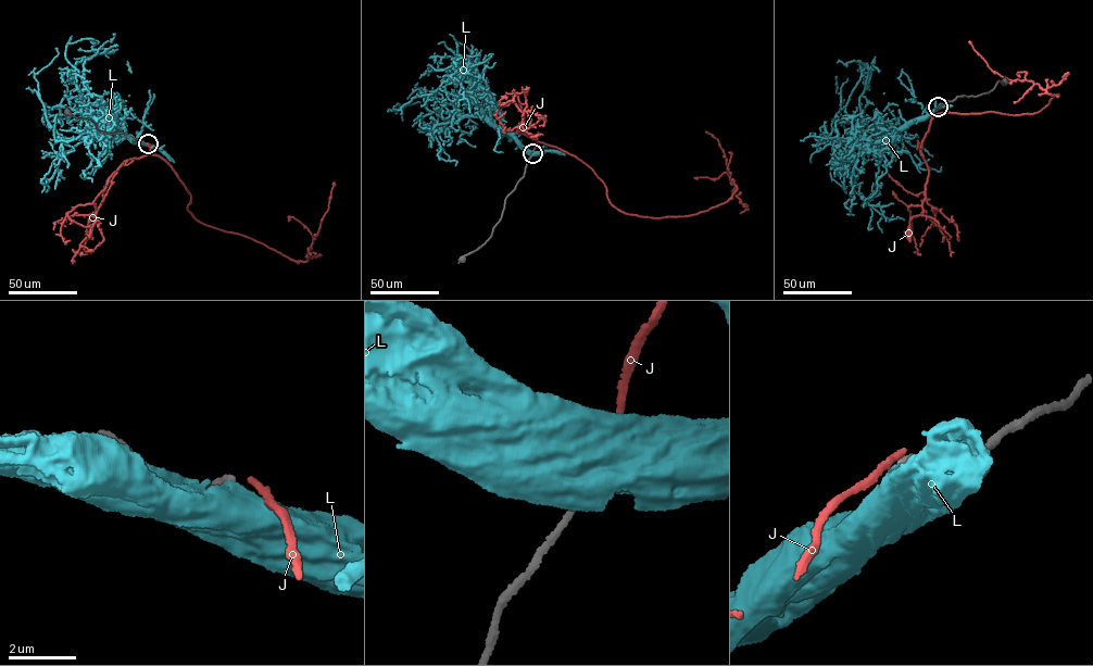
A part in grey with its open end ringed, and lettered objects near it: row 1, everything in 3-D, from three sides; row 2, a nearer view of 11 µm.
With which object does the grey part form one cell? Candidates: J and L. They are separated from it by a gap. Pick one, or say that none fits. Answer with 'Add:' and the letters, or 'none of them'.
Add: none of them

